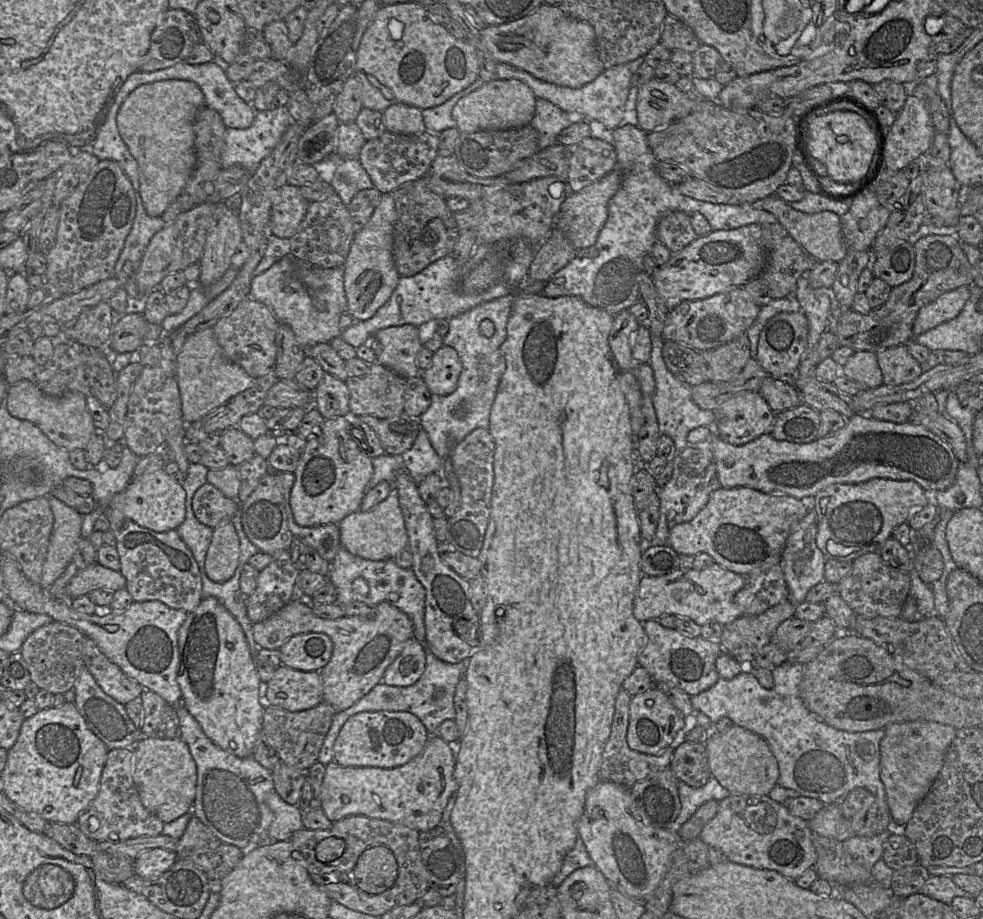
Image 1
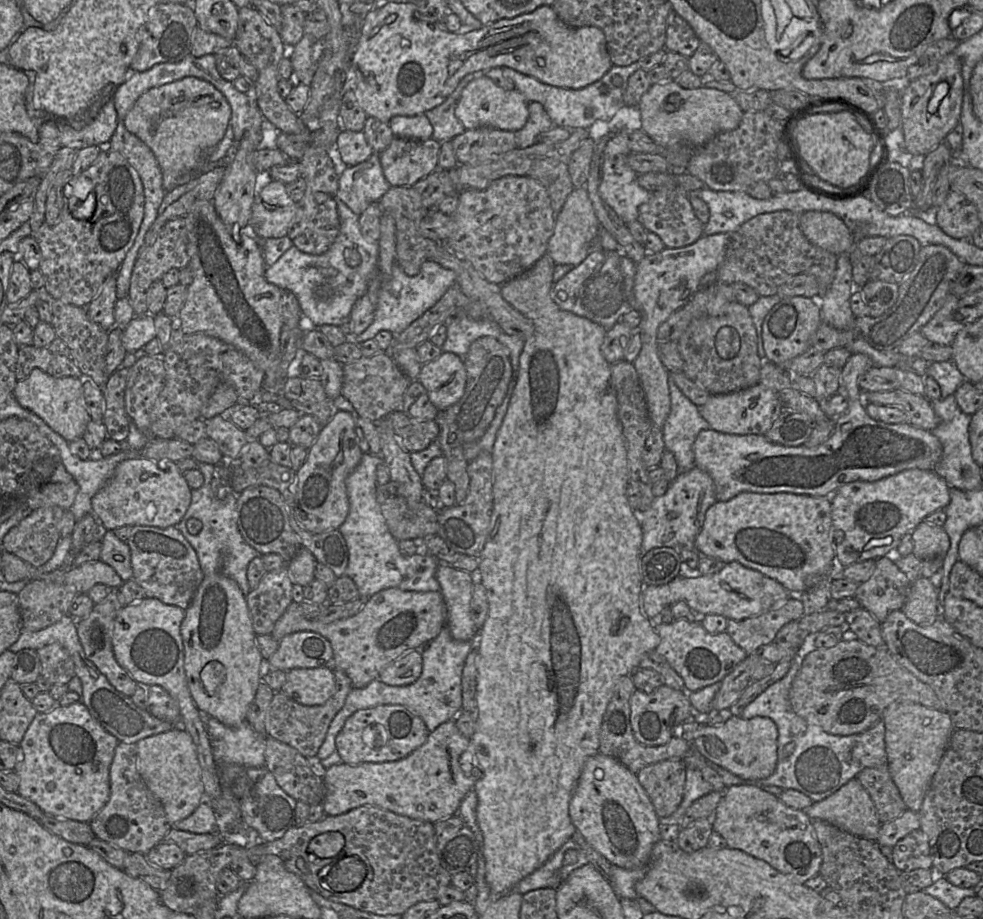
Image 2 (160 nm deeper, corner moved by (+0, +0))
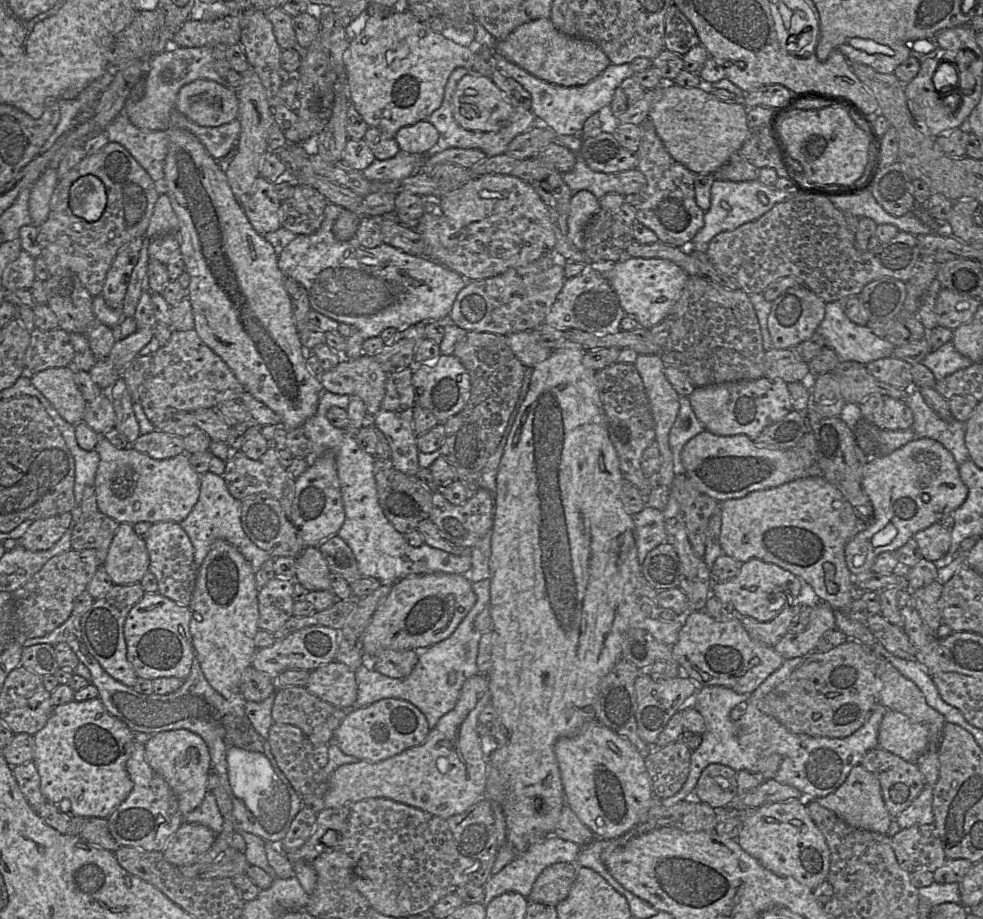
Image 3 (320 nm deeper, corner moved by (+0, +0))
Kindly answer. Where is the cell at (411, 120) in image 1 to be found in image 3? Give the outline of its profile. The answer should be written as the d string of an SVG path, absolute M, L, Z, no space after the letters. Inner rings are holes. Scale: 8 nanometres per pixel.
M427 120L401 127L395 135L401 151L418 155L432 153L438 138L438 130Z

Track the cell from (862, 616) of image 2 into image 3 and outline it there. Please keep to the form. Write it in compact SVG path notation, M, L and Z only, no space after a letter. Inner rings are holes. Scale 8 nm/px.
M873 614L864 620L874 637L893 655L916 661L916 650L903 628L889 623L881 614Z

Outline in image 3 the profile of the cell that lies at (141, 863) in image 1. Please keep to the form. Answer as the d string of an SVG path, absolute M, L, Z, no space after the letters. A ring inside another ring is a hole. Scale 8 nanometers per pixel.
M183 822L169 839L164 850L164 858L176 867L194 863L213 845L217 834L198 823Z

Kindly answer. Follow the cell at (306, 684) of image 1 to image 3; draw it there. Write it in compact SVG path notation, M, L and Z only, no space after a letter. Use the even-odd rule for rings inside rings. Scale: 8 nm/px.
M334 660L310 672L306 689L333 706L349 709L357 698L355 671Z

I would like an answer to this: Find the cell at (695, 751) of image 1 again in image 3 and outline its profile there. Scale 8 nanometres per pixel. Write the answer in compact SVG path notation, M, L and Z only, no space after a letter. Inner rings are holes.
M713 763L701 772L693 796L712 808L724 808L736 795L737 772L729 766Z

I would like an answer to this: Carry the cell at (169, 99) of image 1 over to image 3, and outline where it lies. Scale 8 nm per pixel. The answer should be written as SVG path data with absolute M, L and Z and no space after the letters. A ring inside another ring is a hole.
M198 79L180 89L175 108L200 126L219 127L237 118L239 98L212 80Z

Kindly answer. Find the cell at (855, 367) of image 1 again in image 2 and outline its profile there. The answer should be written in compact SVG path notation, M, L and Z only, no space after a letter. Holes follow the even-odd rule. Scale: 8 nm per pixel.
M860 353L850 356L841 370L838 391L838 394L847 396L848 408L835 418L833 434L816 447L810 448L805 445L785 447L771 442L765 435L732 435L712 429L700 431L692 446L695 466L707 472L712 478L716 499L726 501L741 492L787 492L828 497L841 486L856 480L877 481L909 469L934 470L942 458L943 447L931 432L910 424L887 424L869 417L858 381L872 367L874 363L868 356Z

